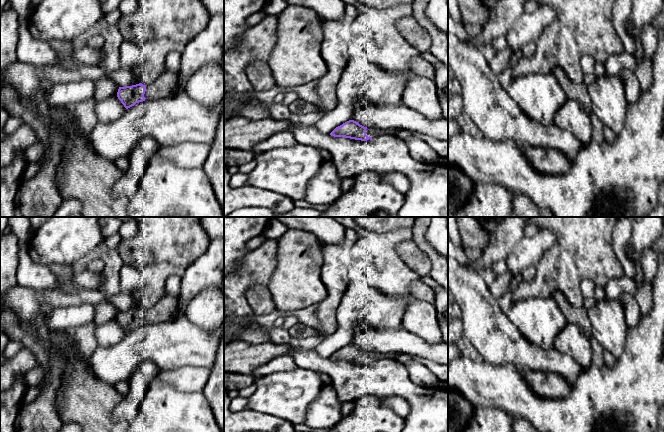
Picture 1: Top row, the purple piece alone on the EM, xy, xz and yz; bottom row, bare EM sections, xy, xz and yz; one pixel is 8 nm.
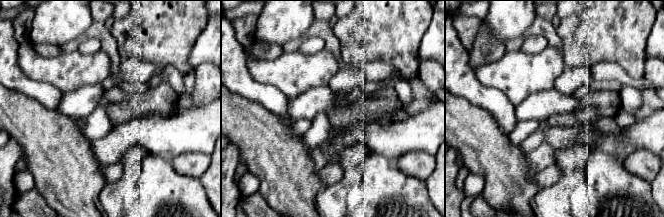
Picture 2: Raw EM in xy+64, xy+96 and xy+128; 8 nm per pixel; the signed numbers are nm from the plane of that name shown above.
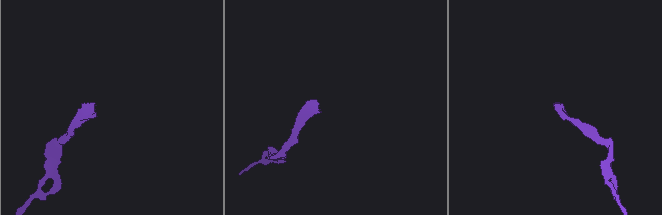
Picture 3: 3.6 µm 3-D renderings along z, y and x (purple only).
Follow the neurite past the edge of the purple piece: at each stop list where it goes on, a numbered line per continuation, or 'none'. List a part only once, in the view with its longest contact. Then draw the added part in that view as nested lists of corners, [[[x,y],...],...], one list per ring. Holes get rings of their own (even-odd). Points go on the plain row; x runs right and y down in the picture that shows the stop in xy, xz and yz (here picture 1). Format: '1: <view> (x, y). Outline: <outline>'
1: xy (166, 309). Outline: [[[164,293],[163,297],[151,308],[146,309],[145,324],[156,324],[174,320],[180,313],[176,299]]]

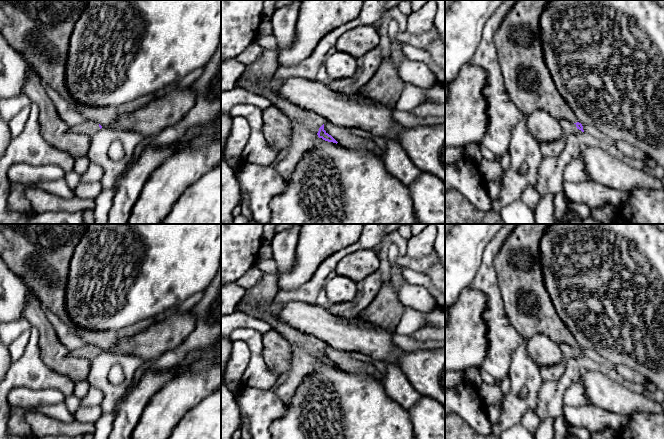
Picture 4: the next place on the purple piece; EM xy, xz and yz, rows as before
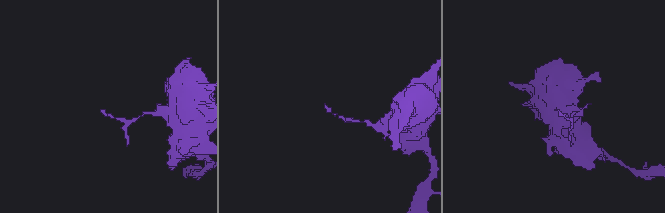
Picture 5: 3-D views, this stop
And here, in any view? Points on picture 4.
1: yz (567, 351). Outline: [[[560,344],[560,348],[561,348],[561,351],[562,351],[562,354],[563,354],[563,357],[564,357],[564,358],[568,358],[568,357],[577,358],[577,357],[582,356],[581,354],[579,354],[579,353],[576,351],[576,348],[571,347],[571,346],[569,346],[569,345]]]

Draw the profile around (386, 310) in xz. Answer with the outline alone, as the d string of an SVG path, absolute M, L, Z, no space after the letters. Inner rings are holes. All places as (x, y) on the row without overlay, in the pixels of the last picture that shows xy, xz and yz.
M388 281L382 285L371 304L360 312L358 319L383 328L396 327L403 315L405 306L398 298L398 291Z

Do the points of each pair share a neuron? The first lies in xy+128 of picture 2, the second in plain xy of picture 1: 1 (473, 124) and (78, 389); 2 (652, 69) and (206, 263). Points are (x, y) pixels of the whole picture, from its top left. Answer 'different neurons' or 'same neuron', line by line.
1: same neuron
2: different neurons

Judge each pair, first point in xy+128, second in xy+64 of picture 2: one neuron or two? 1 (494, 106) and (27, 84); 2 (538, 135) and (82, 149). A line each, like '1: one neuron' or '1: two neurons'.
1: one neuron
2: two neurons

